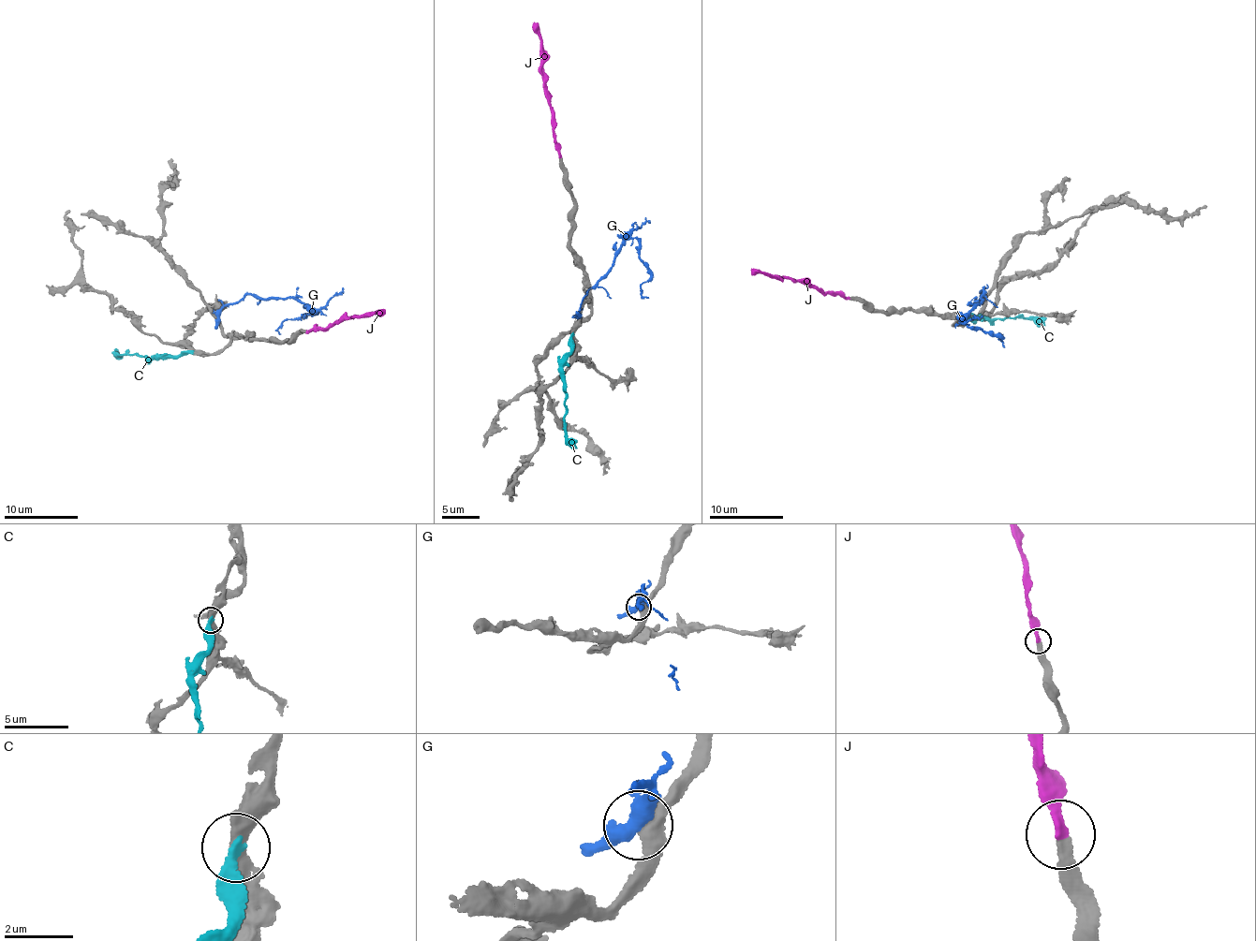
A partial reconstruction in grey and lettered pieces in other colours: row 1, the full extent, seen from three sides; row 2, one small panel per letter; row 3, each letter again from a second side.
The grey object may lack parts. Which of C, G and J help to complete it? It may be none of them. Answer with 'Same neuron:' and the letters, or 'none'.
Same neuron: J

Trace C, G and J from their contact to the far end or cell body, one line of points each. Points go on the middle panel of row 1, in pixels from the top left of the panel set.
C: (571, 335), (563, 368), (567, 443), (573, 447)
G: (580, 316), (583, 297), (628, 239), (650, 274), (641, 290), (649, 297)
J: (560, 157), (541, 78), (542, 48), (534, 22)

